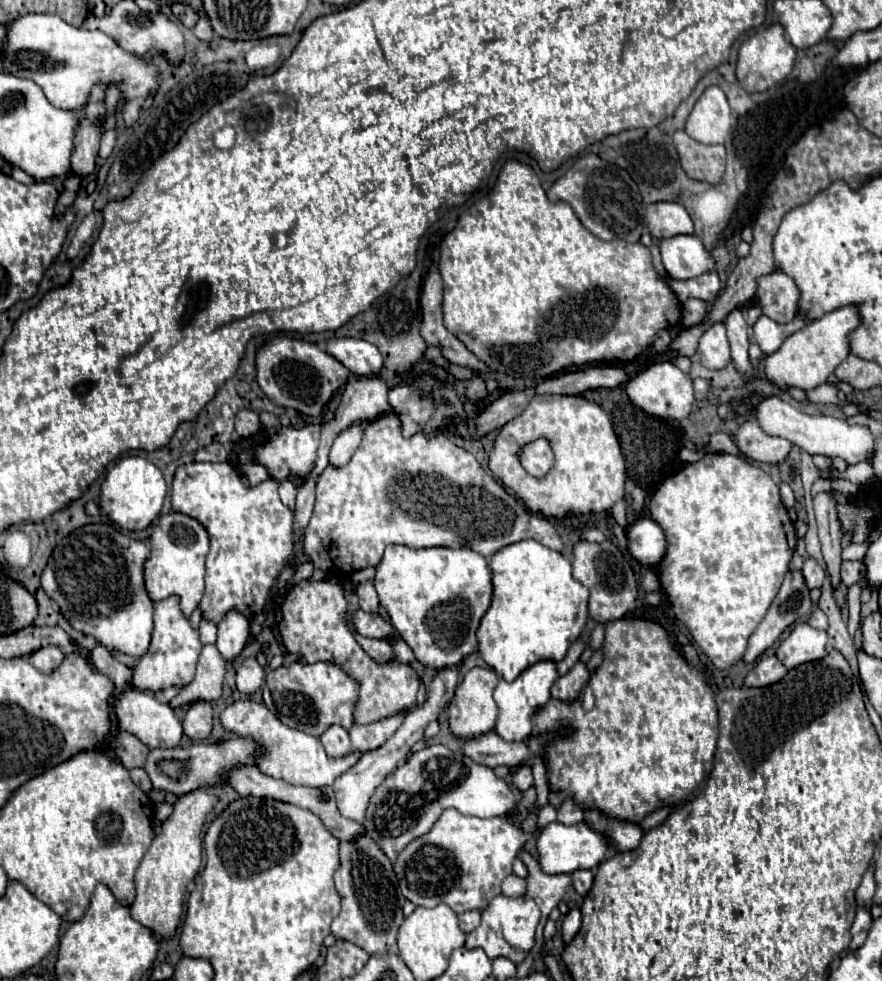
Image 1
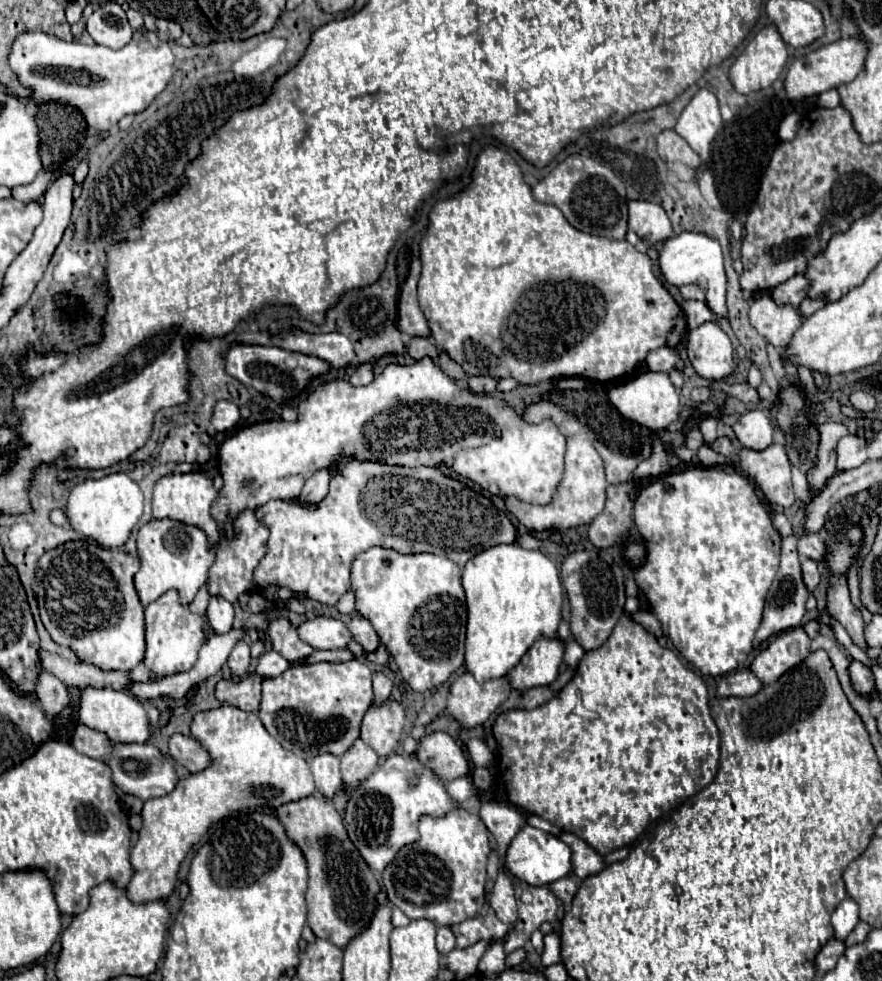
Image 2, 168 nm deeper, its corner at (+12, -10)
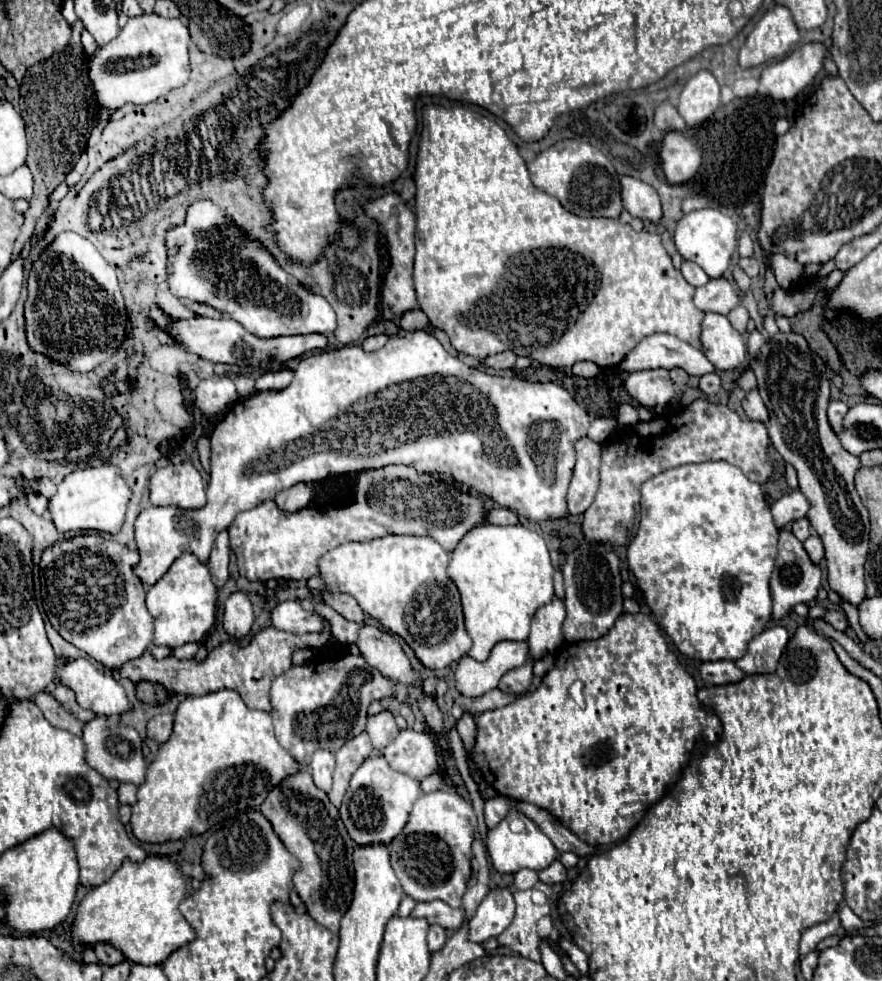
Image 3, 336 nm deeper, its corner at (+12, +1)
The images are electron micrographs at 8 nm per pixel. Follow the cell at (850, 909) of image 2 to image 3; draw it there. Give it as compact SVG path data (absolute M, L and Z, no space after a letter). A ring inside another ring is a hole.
M833 914L833 918L827 920L825 924L817 924L817 926L813 926L813 928L807 928L807 932L803 932L803 936L801 936L799 956L803 958L807 952L815 950L815 946L817 946L823 938L831 936L837 928L839 928L839 914Z

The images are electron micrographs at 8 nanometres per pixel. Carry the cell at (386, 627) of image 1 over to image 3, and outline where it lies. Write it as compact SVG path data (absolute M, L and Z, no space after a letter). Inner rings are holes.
M279 602L271 610L271 626L291 634L305 632L321 632L323 618L317 612L307 612L299 606L299 602Z

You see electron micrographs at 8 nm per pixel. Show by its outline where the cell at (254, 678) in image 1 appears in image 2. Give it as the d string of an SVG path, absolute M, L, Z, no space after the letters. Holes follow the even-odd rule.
M239 641L235 645L233 653L229 655L227 665L235 677L243 677L249 673L249 645L245 641Z

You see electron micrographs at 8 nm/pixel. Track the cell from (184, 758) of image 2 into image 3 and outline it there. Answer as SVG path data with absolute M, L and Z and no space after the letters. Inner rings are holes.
M157 714L151 720L147 720L147 738L155 742L165 742L173 728L173 716L171 714Z

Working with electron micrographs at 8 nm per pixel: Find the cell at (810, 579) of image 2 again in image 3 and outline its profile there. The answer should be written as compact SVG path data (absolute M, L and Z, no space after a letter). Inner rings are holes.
M817 534L809 536L809 538L803 542L803 546L805 546L805 550L807 550L809 558L811 558L815 564L819 564L819 562L823 560L825 550L823 550L823 542L819 540L819 536L817 536Z

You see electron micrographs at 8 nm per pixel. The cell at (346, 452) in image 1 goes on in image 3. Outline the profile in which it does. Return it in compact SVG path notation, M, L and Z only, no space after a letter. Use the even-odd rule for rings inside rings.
M295 484L295 486L279 492L275 496L275 504L279 504L279 508L283 508L285 512L297 512L309 504L311 496L313 496L313 486Z

